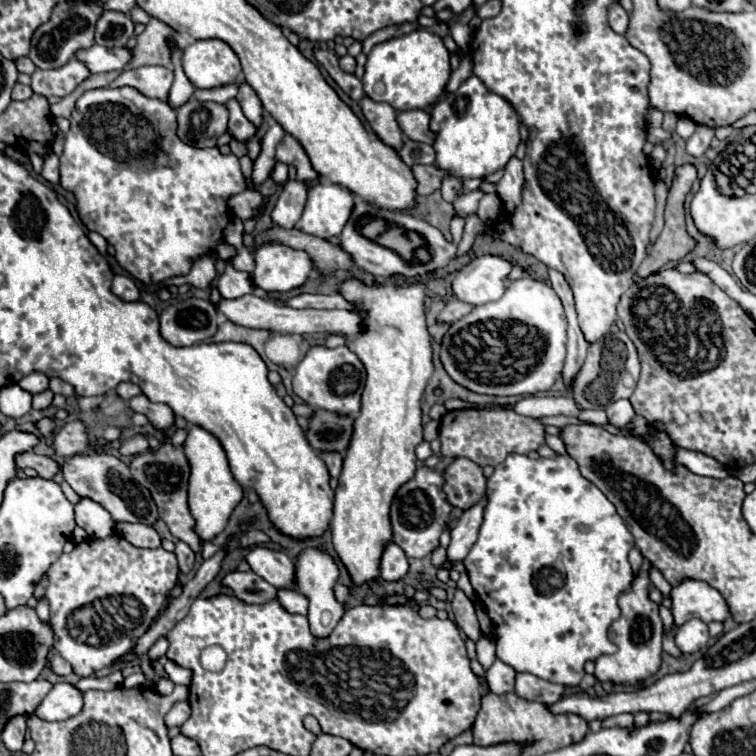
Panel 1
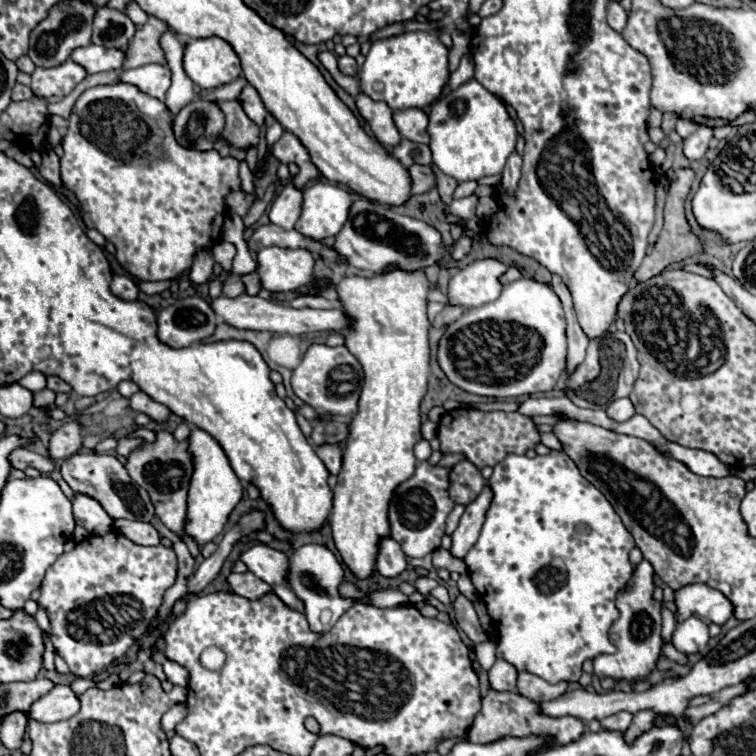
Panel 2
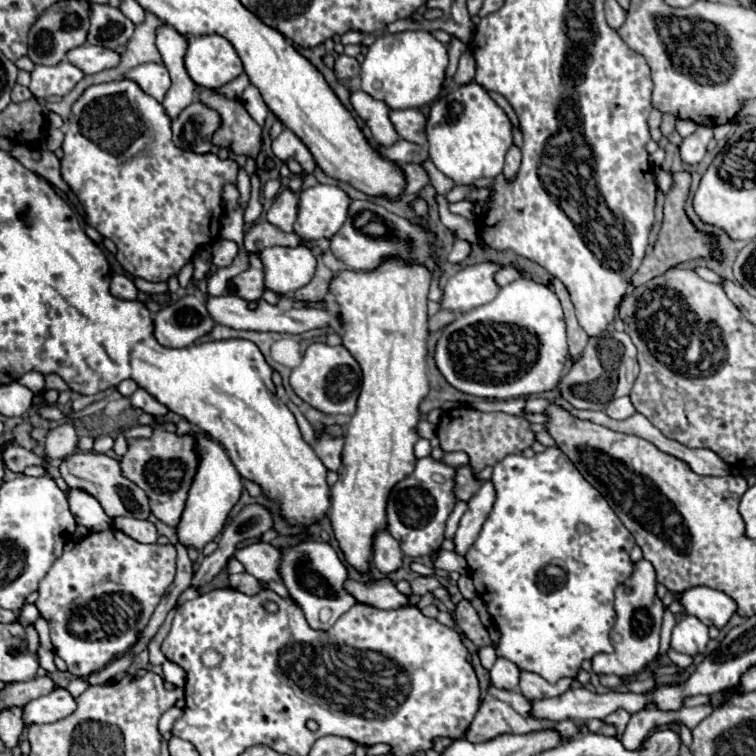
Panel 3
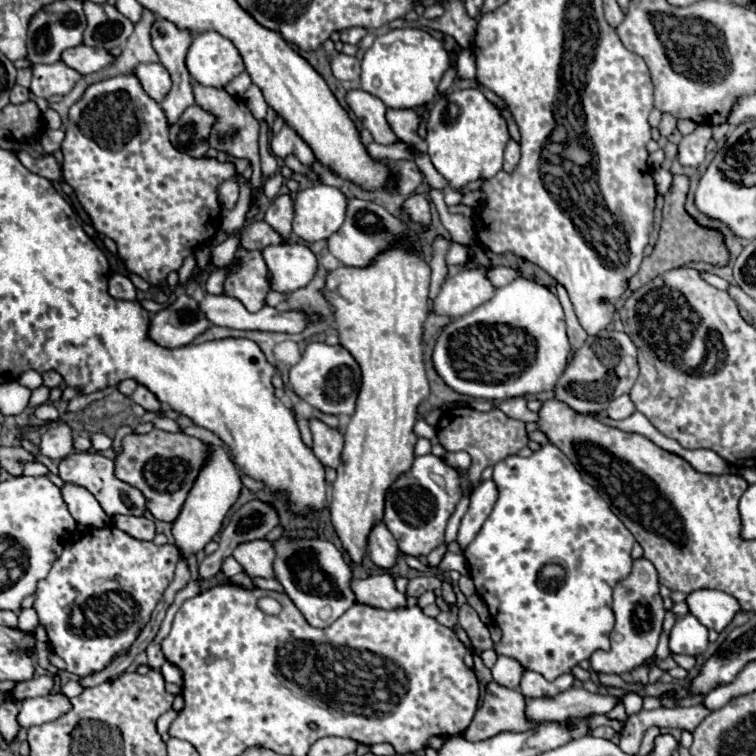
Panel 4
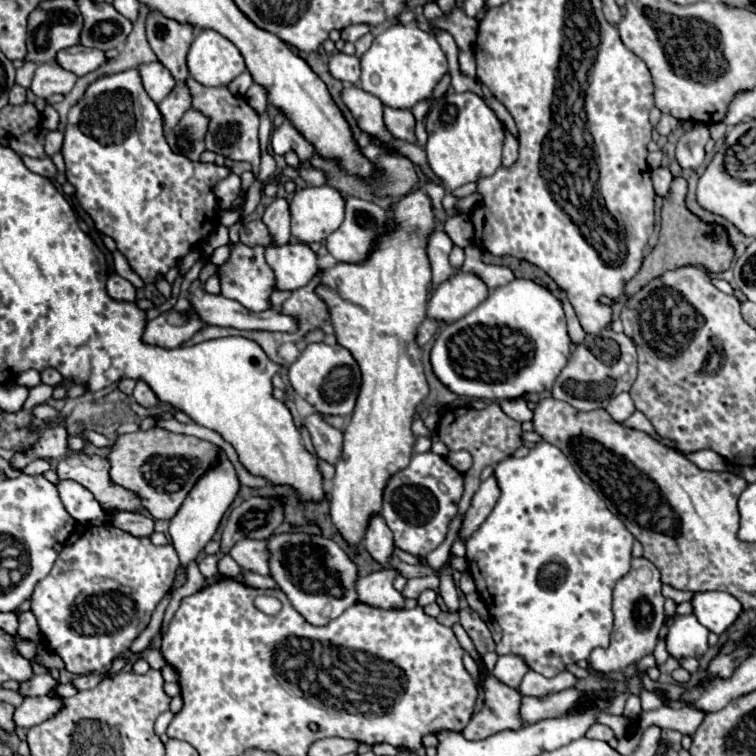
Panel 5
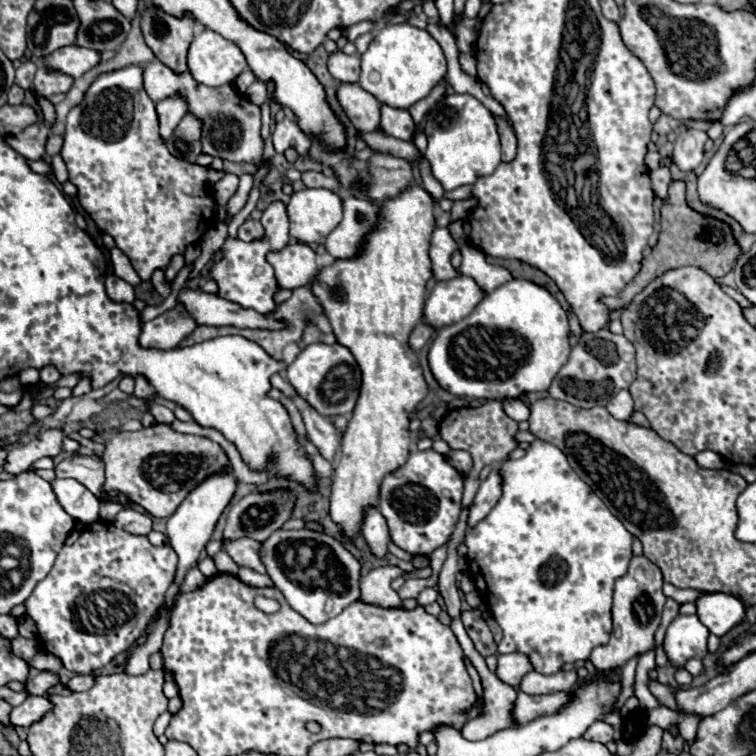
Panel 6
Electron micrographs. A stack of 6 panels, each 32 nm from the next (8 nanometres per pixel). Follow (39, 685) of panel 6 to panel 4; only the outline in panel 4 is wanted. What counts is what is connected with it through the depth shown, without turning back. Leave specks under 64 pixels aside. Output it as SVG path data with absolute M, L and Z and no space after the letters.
M44 674L44 676L34 676L32 680L16 684L16 688L12 690L12 694L18 700L26 700L26 698L34 698L34 696L40 696L40 694L50 694L54 690L54 686L56 686L54 678Z

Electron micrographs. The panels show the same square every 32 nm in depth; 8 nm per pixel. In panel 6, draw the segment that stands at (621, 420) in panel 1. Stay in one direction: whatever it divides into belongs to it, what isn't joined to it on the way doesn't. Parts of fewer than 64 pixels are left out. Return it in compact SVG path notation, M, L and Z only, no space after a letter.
M620 390L616 396L612 396L606 404L608 412L612 416L616 416L618 420L628 420L634 412L634 404L632 404L632 396L628 390Z

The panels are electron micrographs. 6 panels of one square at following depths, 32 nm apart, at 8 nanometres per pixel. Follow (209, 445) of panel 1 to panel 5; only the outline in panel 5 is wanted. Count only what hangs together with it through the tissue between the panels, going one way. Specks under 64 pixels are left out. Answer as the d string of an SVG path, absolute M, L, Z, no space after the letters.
M222 456L222 462L212 468L212 472L206 472L196 486L190 490L190 494L186 496L186 500L182 502L180 510L176 512L176 516L168 522L168 534L172 538L172 546L176 548L178 556L180 556L180 566L188 568L188 564L192 560L198 558L198 554L204 550L204 546L212 540L220 518L224 516L224 512L228 510L228 506L232 504L232 500L236 498L236 492L240 488L240 482L236 480L236 472L232 472L232 464L228 462L226 456Z

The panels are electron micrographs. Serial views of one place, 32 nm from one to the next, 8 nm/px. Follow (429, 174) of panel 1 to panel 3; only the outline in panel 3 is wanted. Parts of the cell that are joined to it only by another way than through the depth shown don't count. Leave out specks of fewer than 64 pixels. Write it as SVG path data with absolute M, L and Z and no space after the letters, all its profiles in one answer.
M404 164L400 166L406 186L404 186L404 194L418 194L420 188L424 188L428 184L428 174L424 172L424 168L420 164Z

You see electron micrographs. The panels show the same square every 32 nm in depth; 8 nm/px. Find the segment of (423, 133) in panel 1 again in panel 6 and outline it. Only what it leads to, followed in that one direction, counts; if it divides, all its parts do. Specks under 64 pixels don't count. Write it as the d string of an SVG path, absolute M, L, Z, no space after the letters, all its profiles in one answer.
M380 104L380 130L400 140L412 140L414 120L408 110Z

